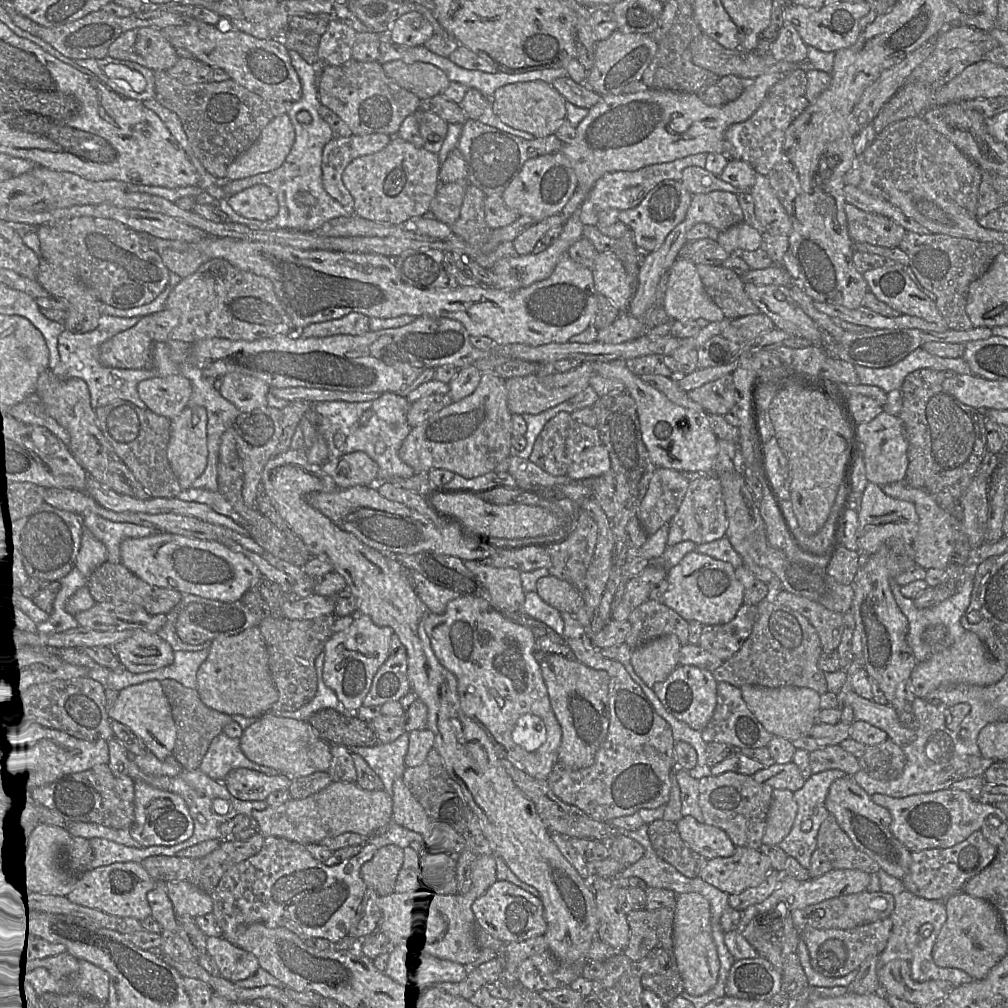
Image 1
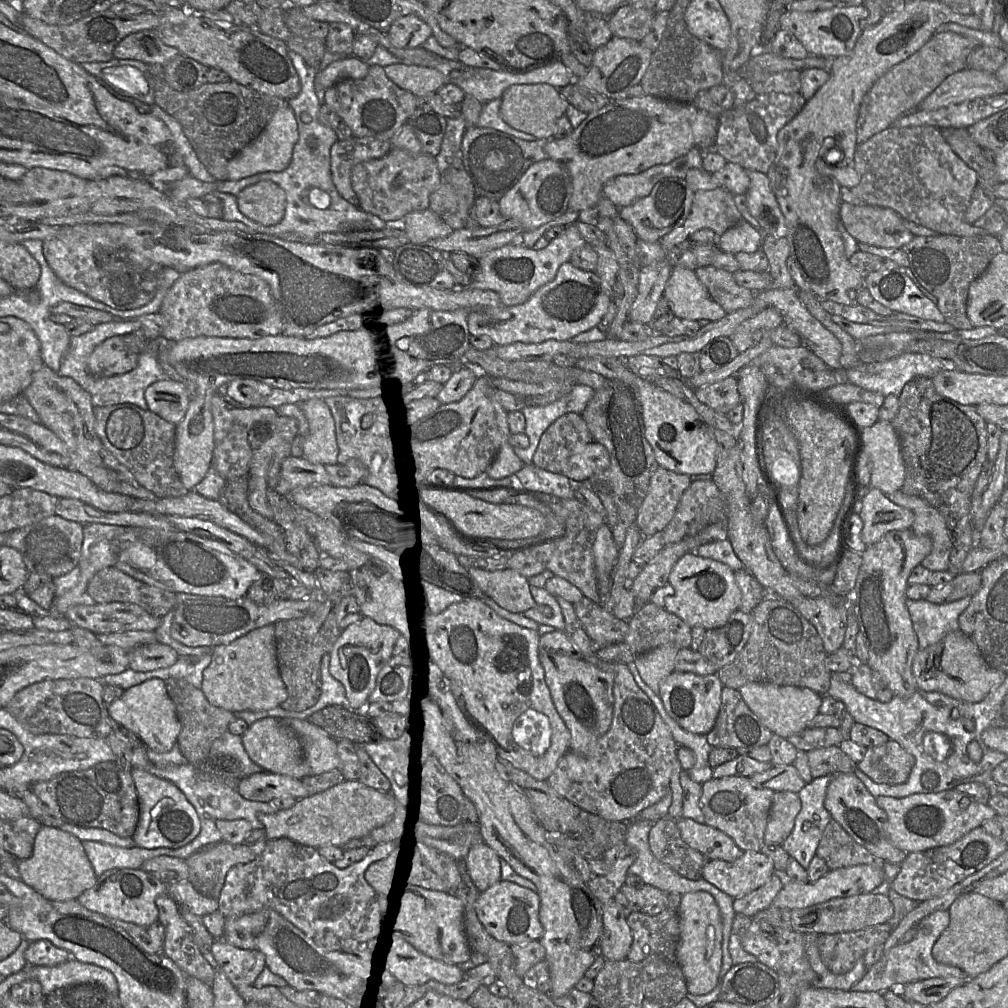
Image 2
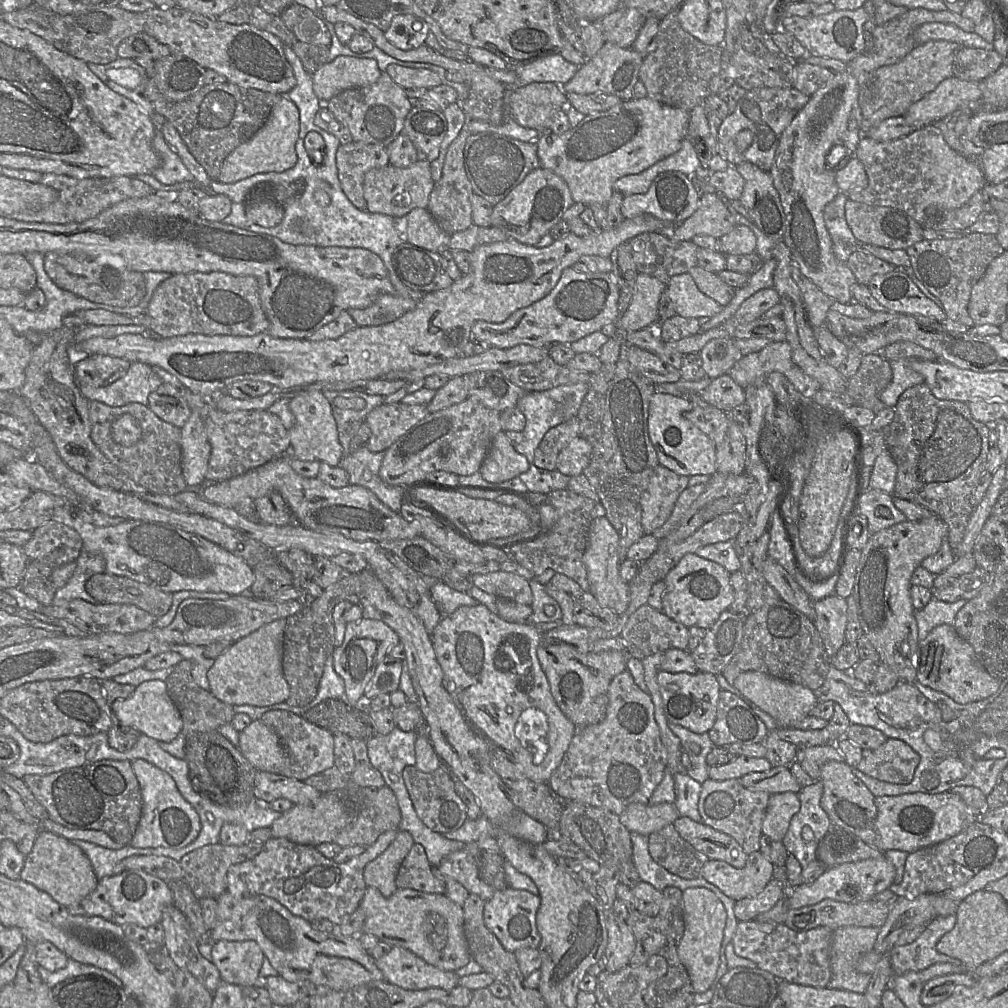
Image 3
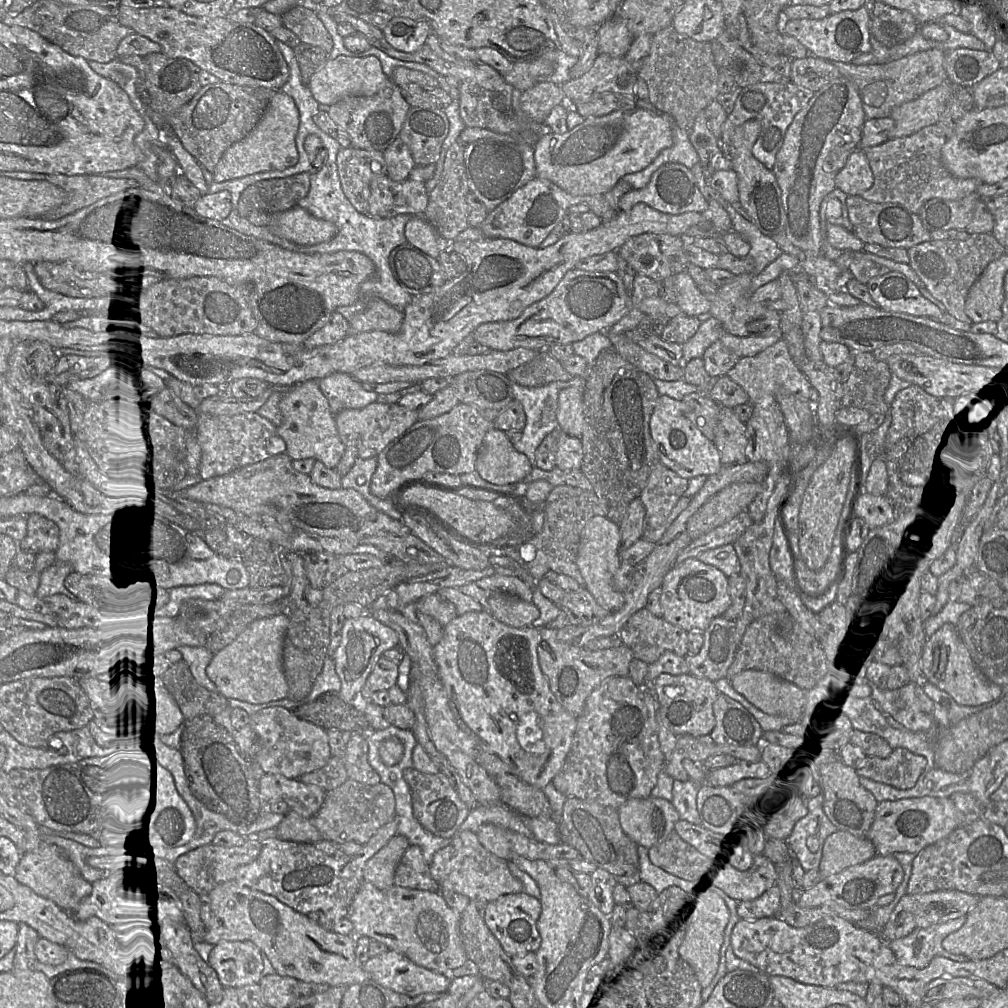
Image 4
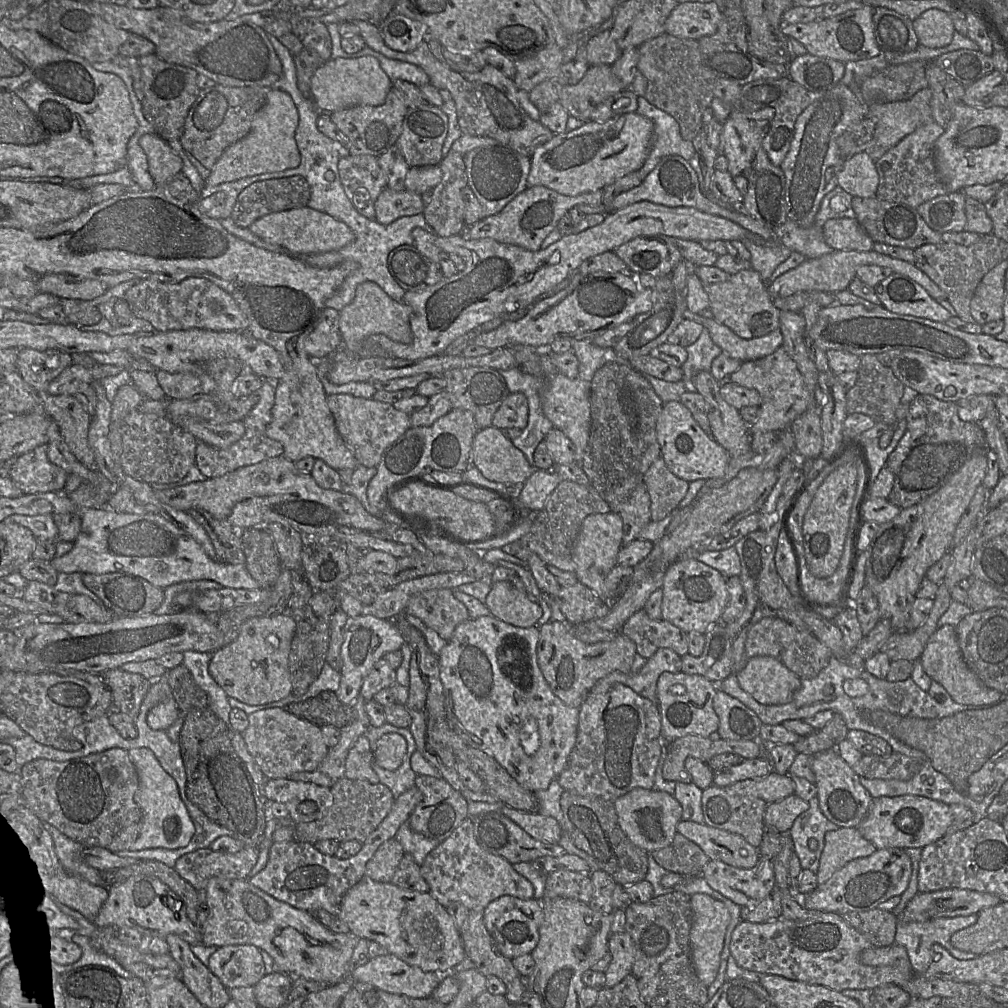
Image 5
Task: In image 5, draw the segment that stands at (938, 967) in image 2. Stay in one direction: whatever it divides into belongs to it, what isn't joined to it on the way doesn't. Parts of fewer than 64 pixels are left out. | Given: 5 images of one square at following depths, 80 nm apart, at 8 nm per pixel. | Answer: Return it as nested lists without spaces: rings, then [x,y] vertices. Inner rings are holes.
[[[978,914],[943,917],[926,922],[908,922],[897,918],[894,943],[906,948],[911,966],[917,974],[924,974],[933,962],[932,946],[935,943],[945,947],[953,957],[959,960],[978,957],[972,952],[955,948],[950,942],[954,933],[976,923]]]

